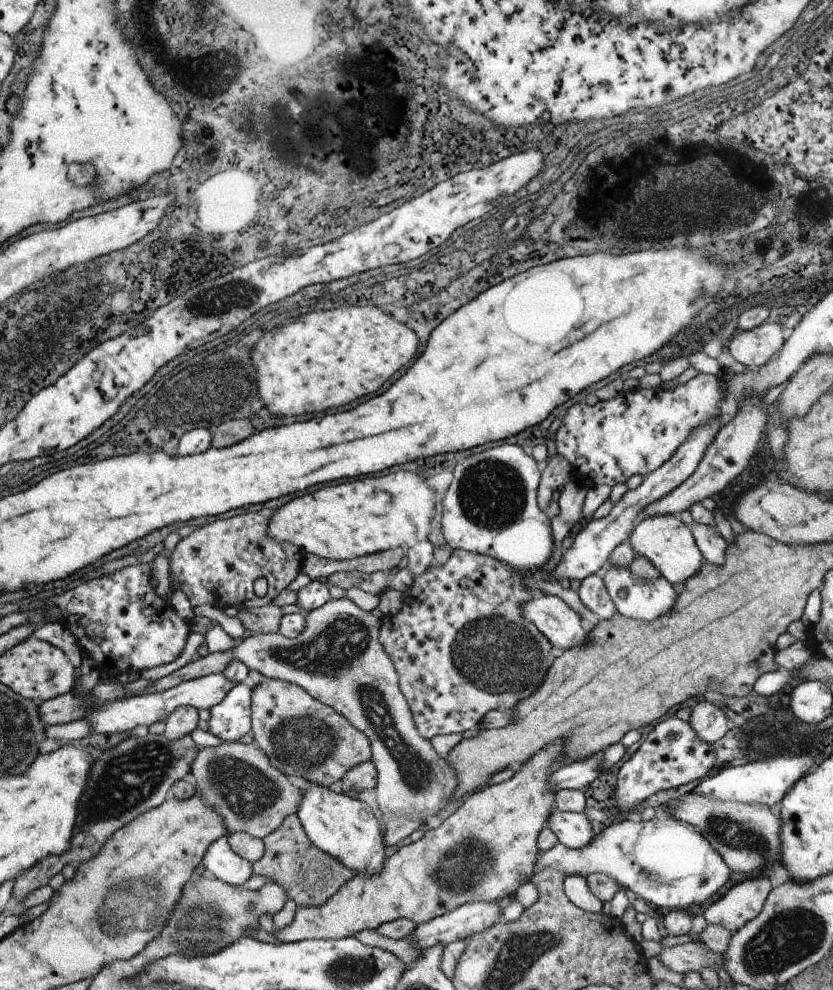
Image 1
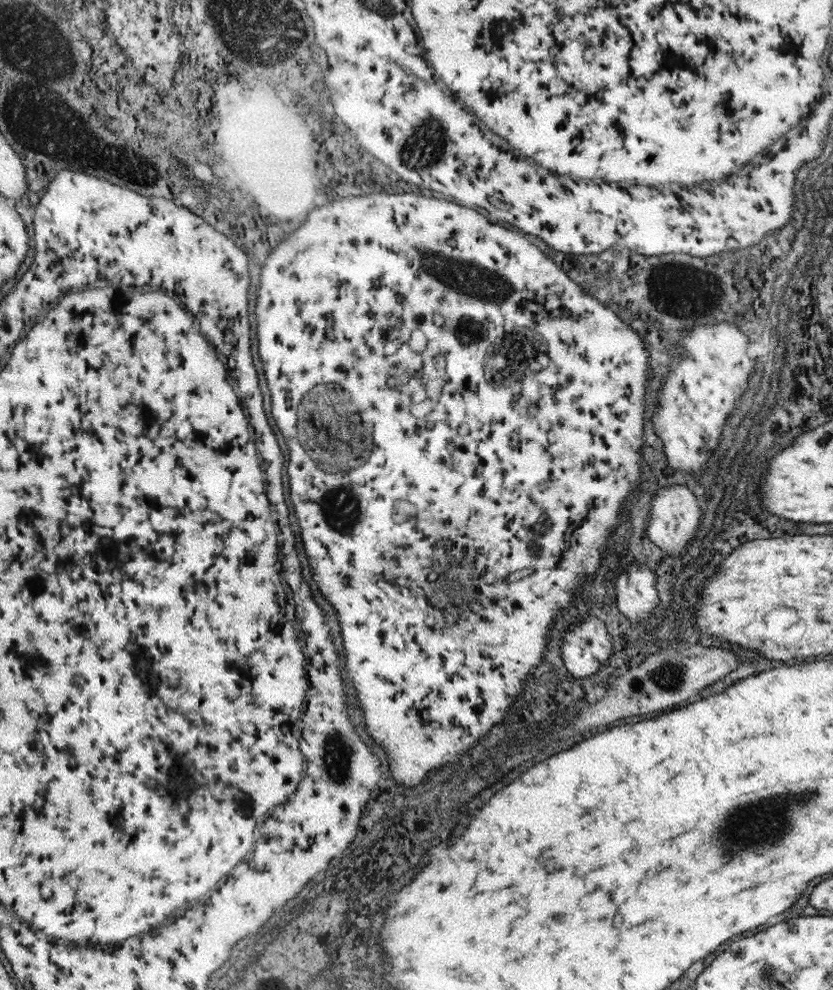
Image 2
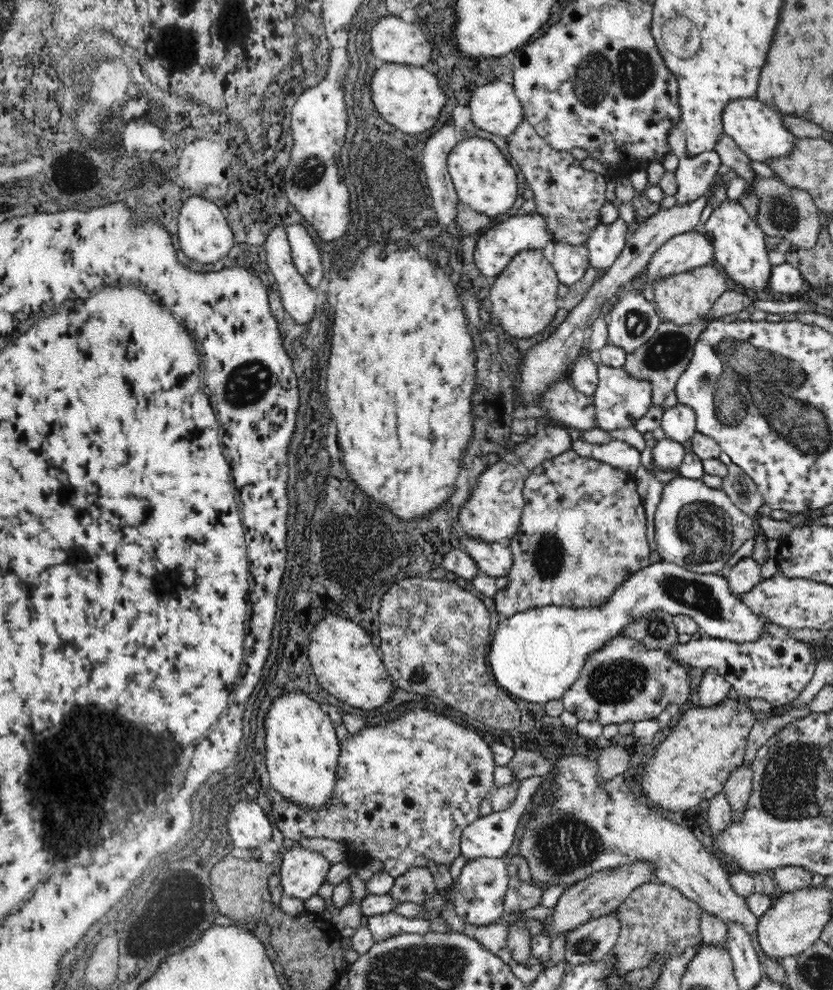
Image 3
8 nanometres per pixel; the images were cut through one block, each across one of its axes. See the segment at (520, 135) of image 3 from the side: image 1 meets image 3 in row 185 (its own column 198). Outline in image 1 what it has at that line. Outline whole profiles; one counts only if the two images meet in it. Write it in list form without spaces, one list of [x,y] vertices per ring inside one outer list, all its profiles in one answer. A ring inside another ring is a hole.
[[[249,512],[215,520],[177,542],[171,552],[171,576],[181,582],[181,592],[193,608],[199,604],[211,604],[219,610],[229,604],[237,604],[241,610],[263,608],[289,586],[301,572],[303,552],[291,542],[273,540],[267,534],[267,526],[269,518]],[[259,576],[267,580],[267,594],[263,598],[257,598],[251,588],[253,580]]]

